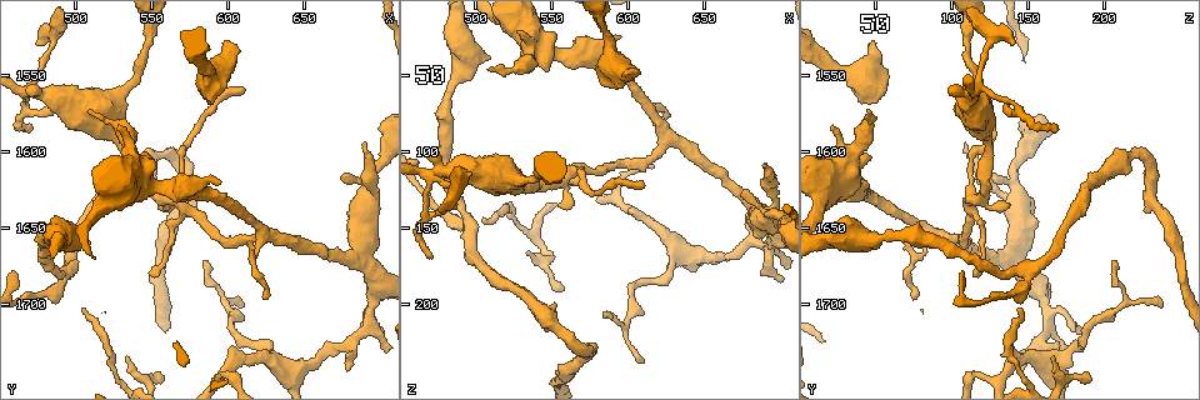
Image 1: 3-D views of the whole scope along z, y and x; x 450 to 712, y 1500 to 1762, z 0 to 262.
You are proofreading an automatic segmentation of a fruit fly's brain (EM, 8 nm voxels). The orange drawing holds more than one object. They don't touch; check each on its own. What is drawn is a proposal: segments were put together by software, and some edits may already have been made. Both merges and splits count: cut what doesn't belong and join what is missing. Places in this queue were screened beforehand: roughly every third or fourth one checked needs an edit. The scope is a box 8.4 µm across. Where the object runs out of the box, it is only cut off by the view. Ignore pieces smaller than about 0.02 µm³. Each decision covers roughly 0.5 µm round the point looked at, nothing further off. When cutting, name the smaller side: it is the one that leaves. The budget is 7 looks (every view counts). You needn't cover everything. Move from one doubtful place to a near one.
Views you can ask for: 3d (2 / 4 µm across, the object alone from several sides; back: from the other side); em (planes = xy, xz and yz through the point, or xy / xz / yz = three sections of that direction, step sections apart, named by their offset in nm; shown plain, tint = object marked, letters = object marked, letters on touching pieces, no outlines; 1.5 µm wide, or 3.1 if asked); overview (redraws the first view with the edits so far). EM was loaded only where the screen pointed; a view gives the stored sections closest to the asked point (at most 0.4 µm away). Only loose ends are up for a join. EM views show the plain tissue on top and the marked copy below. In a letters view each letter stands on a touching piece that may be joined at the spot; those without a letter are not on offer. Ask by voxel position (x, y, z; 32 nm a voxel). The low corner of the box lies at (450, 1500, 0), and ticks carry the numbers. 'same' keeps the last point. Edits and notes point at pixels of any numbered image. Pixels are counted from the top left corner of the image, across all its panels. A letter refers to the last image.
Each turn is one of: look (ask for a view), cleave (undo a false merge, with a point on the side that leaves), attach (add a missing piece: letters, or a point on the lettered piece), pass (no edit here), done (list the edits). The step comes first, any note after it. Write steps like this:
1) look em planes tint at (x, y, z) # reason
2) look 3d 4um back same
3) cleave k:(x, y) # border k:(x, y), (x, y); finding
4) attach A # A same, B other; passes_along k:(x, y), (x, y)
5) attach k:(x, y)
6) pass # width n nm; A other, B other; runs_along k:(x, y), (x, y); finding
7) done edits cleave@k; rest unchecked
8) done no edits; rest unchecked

look 3d 4um at (528, 1582, 20)

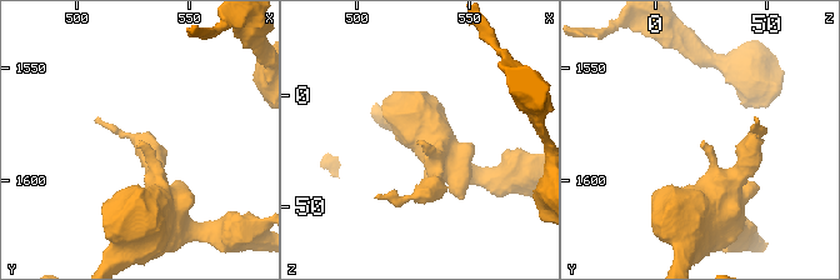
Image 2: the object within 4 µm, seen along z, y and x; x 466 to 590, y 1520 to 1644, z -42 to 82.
look em planes letters at (529, 1583, 19) # shape alone is not enough

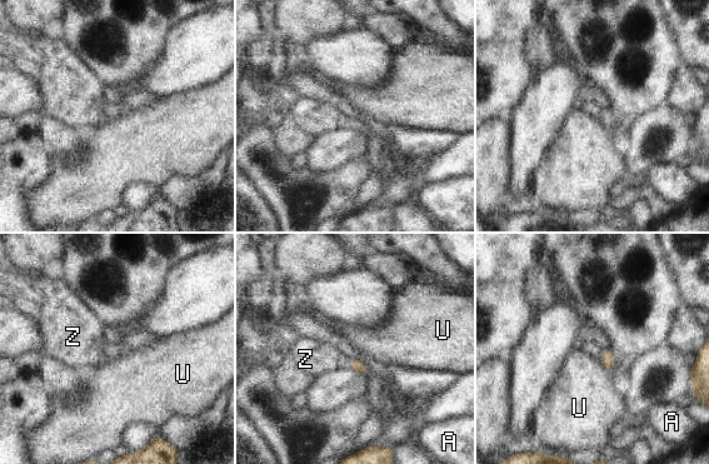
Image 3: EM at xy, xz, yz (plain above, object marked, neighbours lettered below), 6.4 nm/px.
attach Z # A other, U other, Z same; passes_along 3:(354, 364), (349, 364), (311, 358); it goes on there

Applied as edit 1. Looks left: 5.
look overview

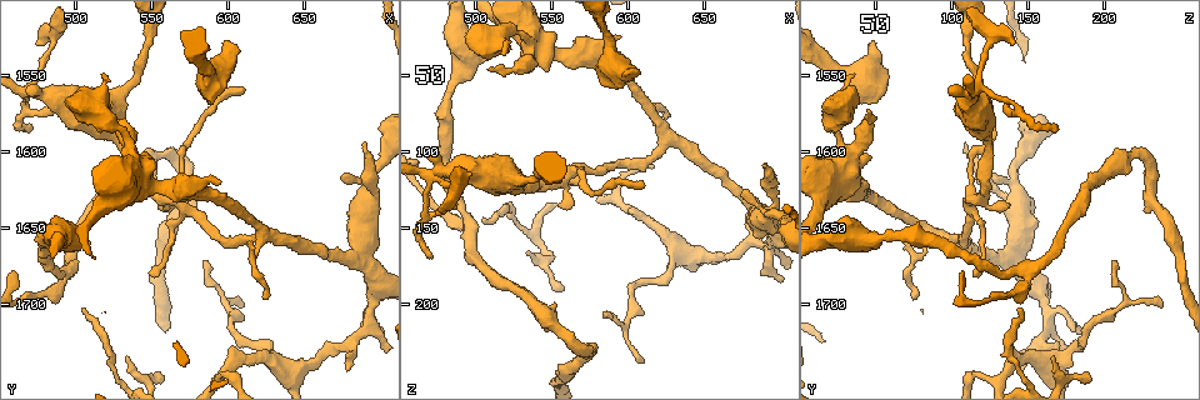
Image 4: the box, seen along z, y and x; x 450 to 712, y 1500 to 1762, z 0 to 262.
look em planes letters at (598, 1528, 48) # stops while still wide

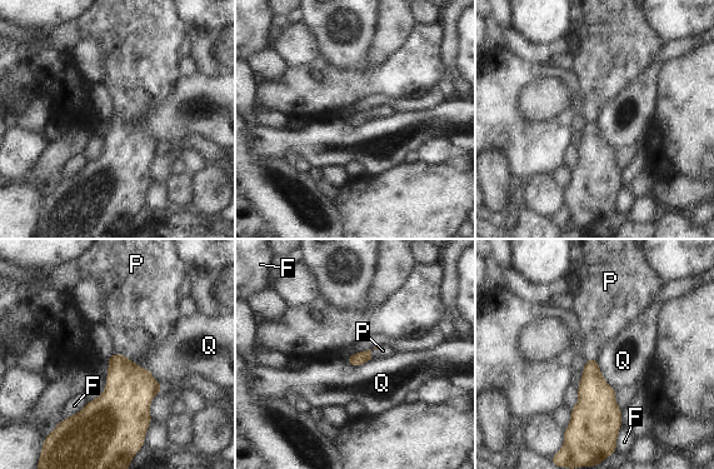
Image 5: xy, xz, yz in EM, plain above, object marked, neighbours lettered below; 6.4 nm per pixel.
attach P # F other, P same, Q other; passes_along 5:(129, 389), (123, 355), (136, 319); it goes on there

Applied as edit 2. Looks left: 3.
look overview # redraw

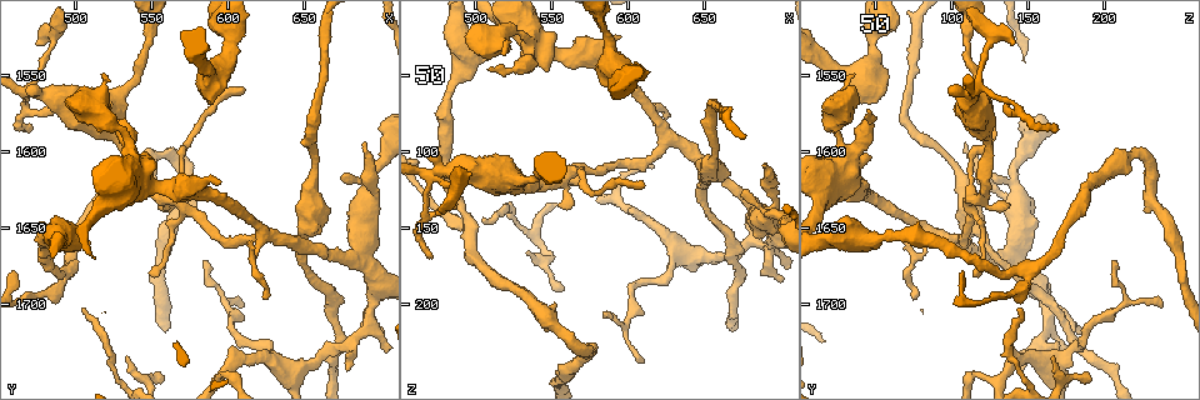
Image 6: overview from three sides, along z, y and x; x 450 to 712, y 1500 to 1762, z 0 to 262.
look em planes letters at (492, 1678, 146) # a fork

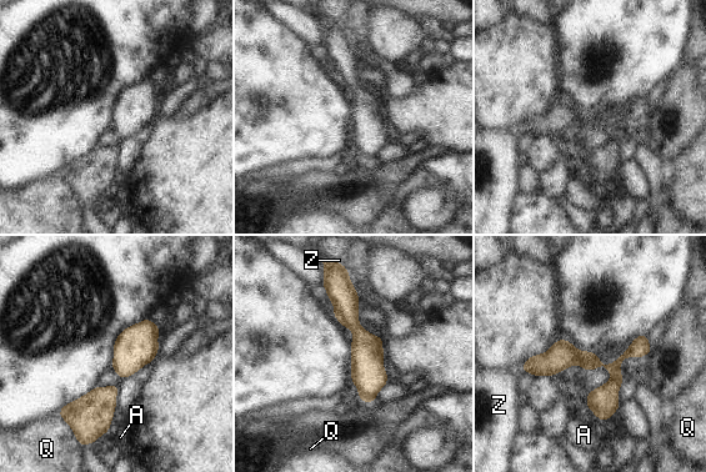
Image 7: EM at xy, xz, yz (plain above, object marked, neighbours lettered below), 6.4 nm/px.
cleave 7:(640, 346) # width 120 nm; A other, Q other, Z other; border 7:(612, 372), (620, 373); a second neuron is stuck on

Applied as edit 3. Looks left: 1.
done edits attach@3, attach@5, cleave@7; rest unchecked

